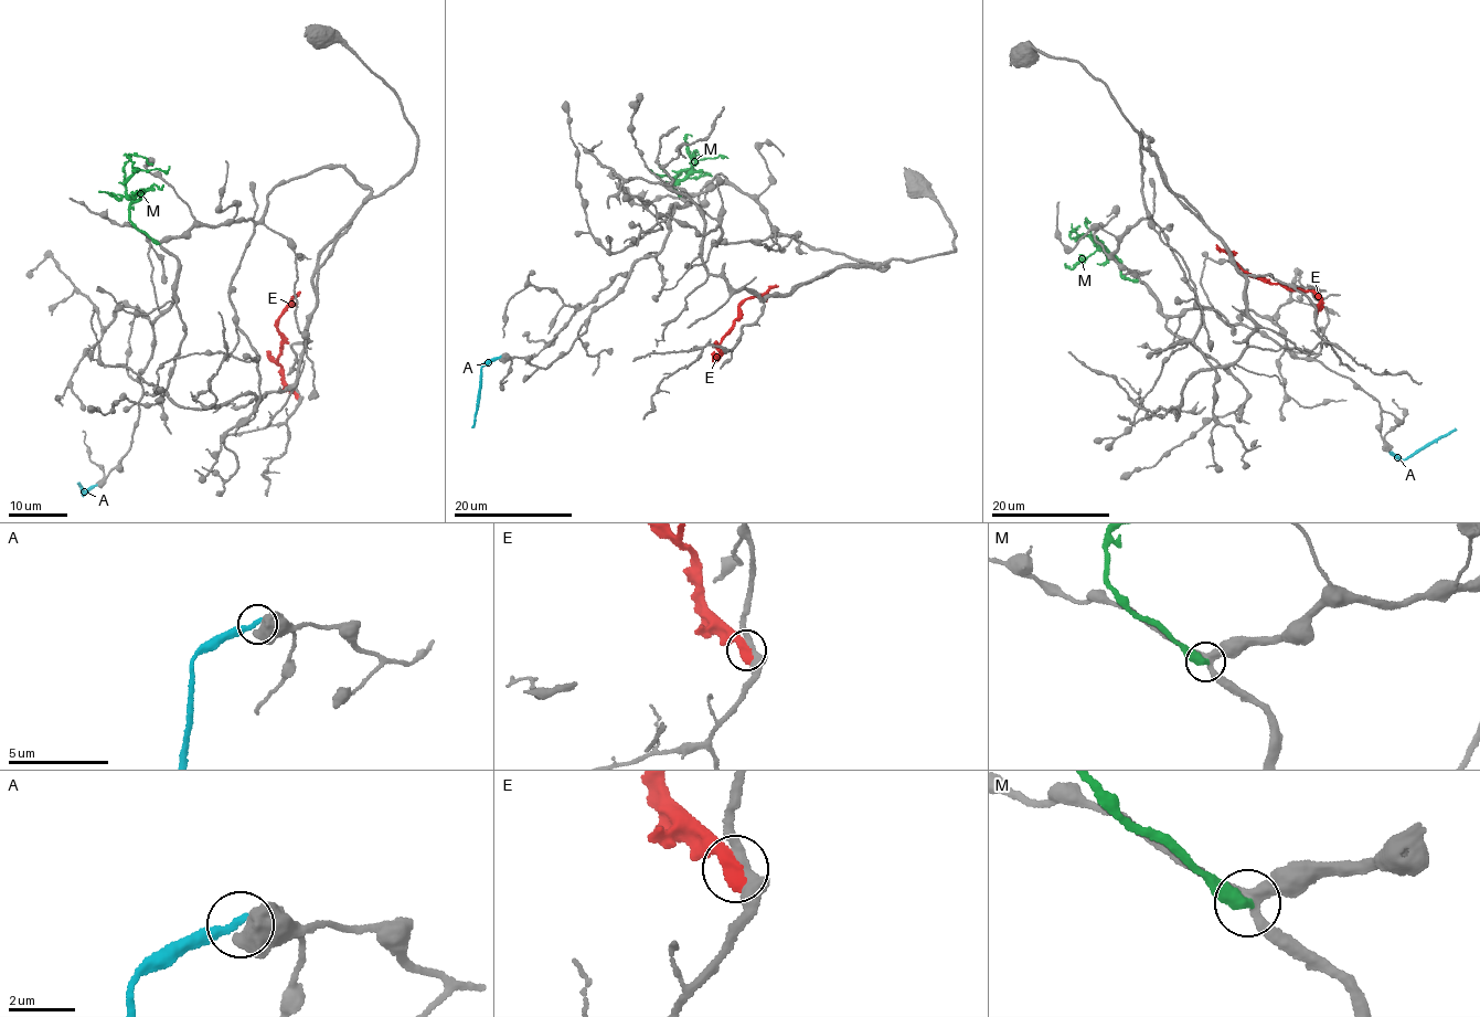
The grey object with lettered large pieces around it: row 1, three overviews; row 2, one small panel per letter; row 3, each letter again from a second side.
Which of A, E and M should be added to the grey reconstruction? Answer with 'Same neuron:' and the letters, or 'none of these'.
Same neuron: none of these

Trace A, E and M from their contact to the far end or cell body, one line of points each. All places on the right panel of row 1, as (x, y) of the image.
A: (1387, 451), (1403, 459), (1456, 428)
E: (1316, 311), (1320, 302), (1313, 292), (1292, 292), (1249, 276), (1216, 244)
M: (1139, 281), (1132, 282), (1121, 274), (1120, 262), (1089, 237), (1078, 235), (1074, 229), (1071, 230), (1071, 224)

